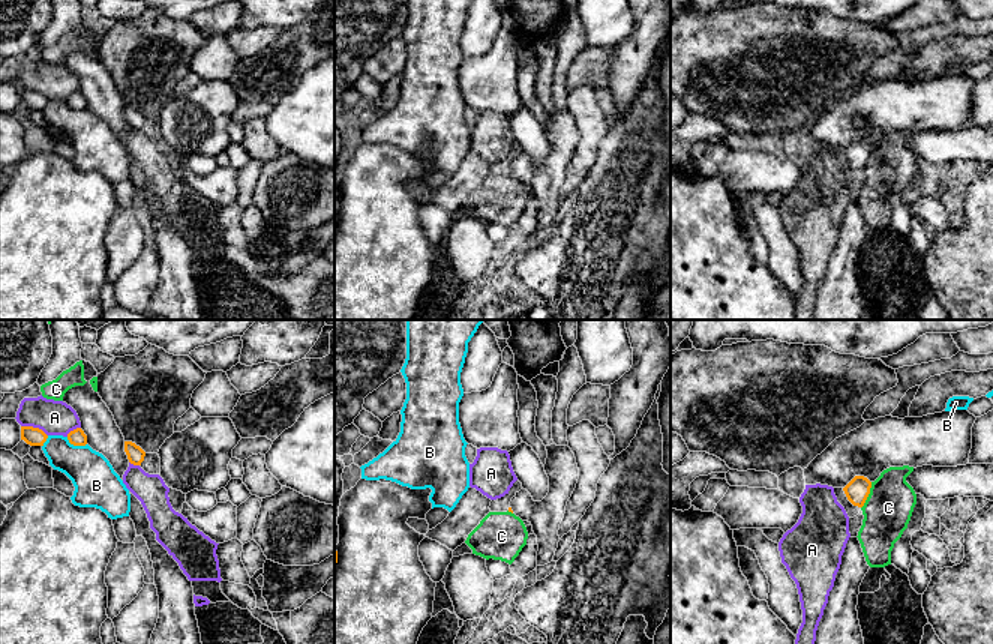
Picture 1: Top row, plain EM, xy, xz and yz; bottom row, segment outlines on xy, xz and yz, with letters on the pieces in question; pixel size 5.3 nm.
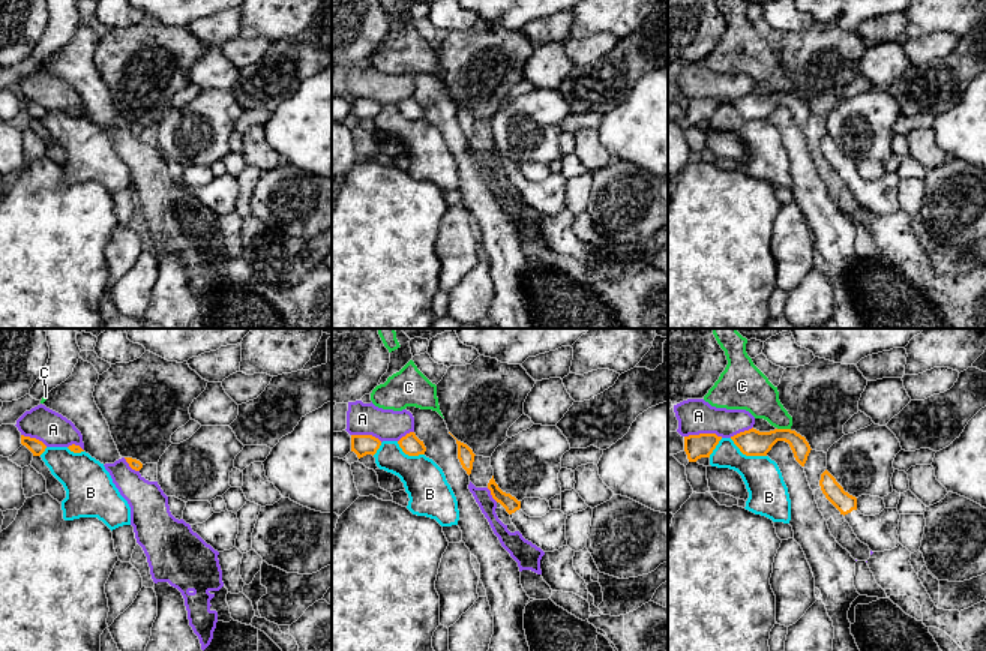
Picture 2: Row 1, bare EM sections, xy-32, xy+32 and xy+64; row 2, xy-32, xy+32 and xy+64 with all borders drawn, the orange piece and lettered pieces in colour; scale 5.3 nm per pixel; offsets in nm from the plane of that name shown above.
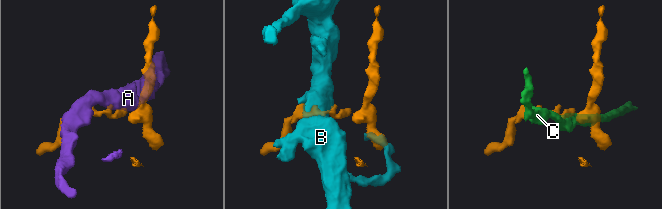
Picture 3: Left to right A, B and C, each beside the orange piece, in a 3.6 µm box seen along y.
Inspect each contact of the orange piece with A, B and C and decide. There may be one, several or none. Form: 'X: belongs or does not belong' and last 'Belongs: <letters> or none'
A: does not belong
B: does not belong
C: does not belong
Belongs: none

